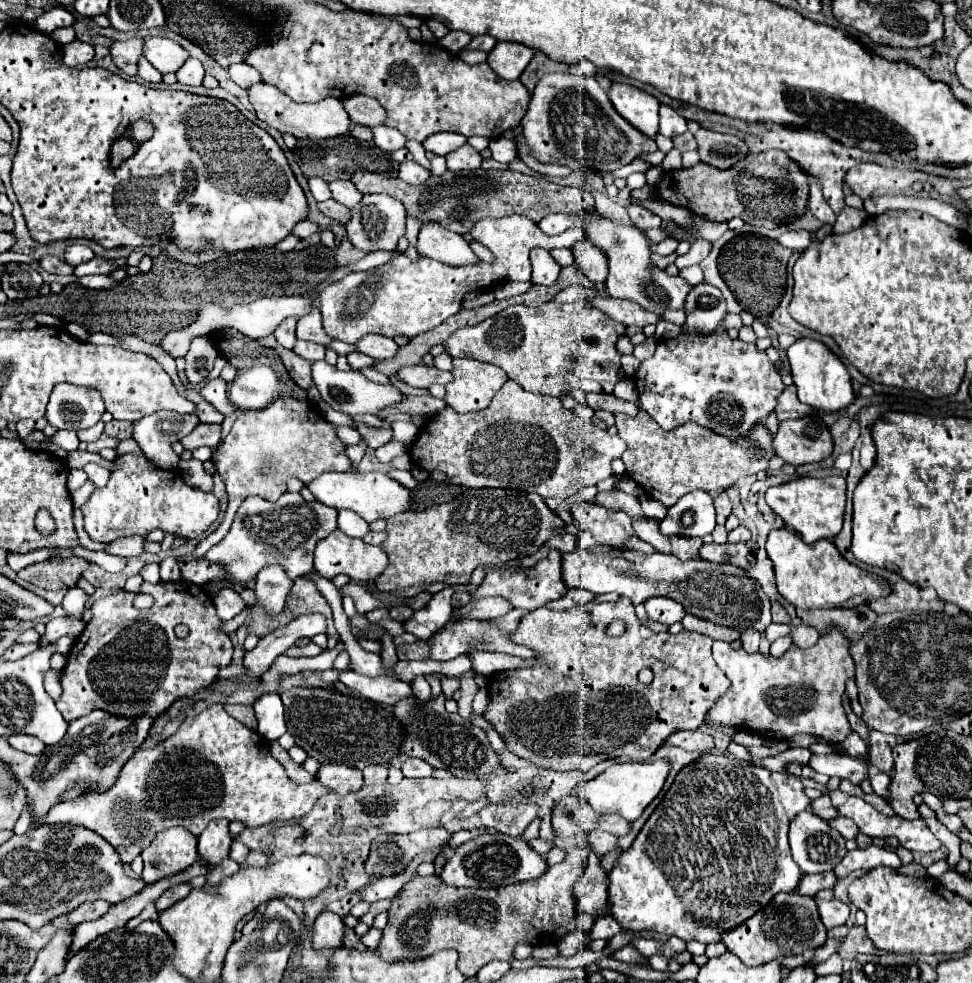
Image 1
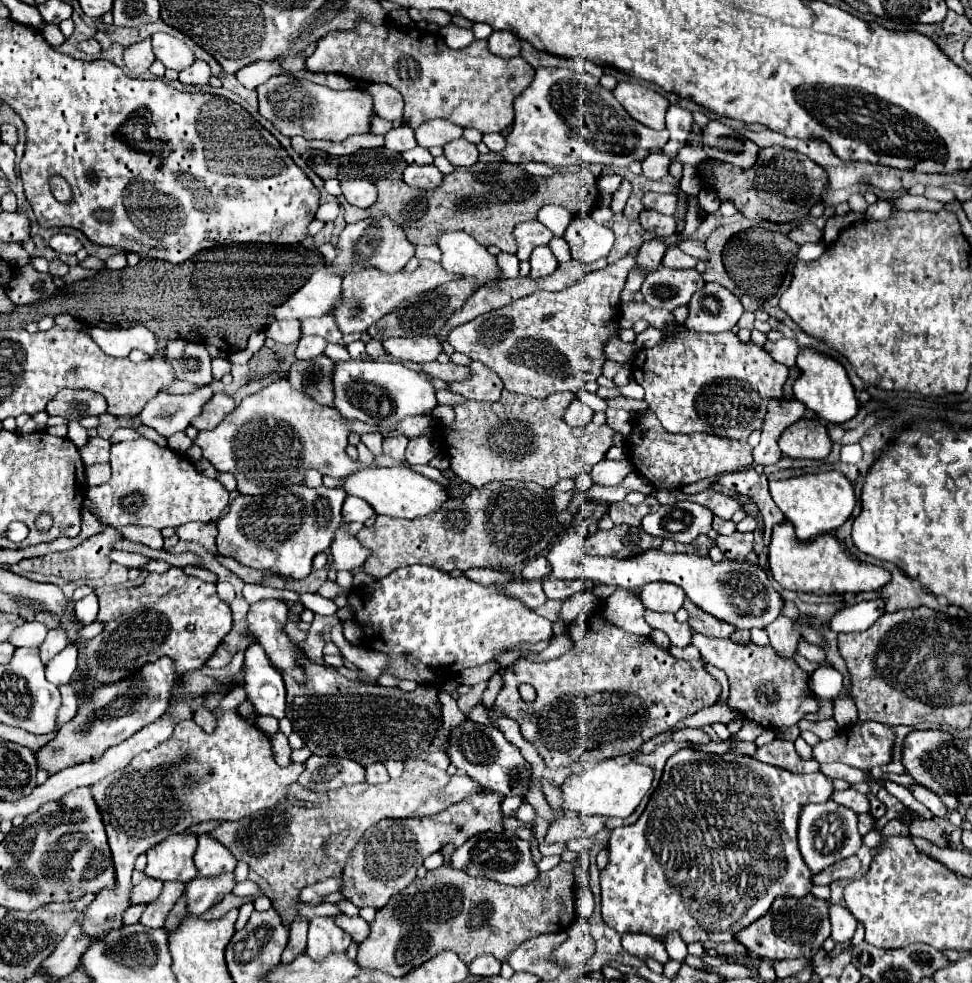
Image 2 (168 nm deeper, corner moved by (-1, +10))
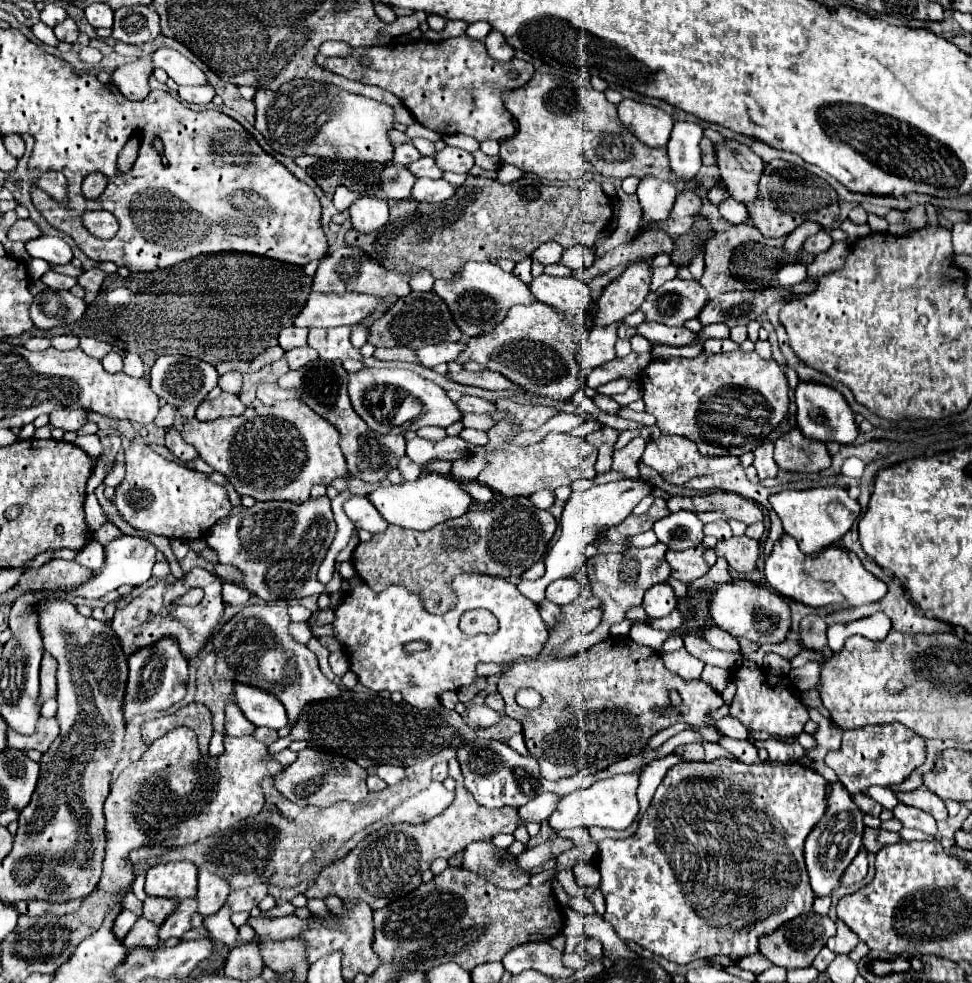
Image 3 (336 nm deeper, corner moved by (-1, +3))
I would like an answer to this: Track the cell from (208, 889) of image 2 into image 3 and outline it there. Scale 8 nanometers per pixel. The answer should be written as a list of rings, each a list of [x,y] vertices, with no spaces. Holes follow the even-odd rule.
[[[187,898],[187,900],[179,900],[177,908],[167,916],[167,920],[161,924],[159,928],[159,938],[167,940],[167,938],[181,938],[187,930],[191,930],[191,918],[197,912],[197,900],[195,898]]]

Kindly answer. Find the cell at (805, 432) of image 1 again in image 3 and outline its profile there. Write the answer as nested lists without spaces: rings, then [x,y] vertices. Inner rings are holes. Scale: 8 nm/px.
[[[793,428],[777,438],[775,462],[779,468],[789,472],[821,472],[831,466],[831,456],[825,444],[807,438],[799,428]]]

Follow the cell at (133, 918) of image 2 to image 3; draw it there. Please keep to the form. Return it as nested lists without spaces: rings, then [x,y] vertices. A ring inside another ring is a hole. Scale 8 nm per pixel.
[[[123,910],[123,912],[117,916],[117,920],[115,920],[115,936],[119,936],[119,940],[123,940],[123,938],[127,936],[127,932],[135,926],[137,918],[139,918],[139,916],[137,916],[135,912]]]

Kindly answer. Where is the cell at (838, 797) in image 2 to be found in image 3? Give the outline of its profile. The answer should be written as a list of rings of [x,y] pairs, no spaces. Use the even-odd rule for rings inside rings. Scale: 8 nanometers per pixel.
[[[855,794],[855,796],[853,796],[853,802],[857,804],[857,808],[859,808],[863,814],[879,816],[879,812],[881,812],[881,804],[877,804],[875,800],[871,800],[871,798],[865,796],[865,794]]]

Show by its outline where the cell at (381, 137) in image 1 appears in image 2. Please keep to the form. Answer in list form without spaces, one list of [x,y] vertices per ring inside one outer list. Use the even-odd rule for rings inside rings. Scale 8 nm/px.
[[[407,125],[393,127],[393,129],[385,135],[385,147],[391,149],[391,151],[395,151],[395,153],[403,153],[403,151],[407,151],[407,149],[417,147],[413,129],[407,127]]]

